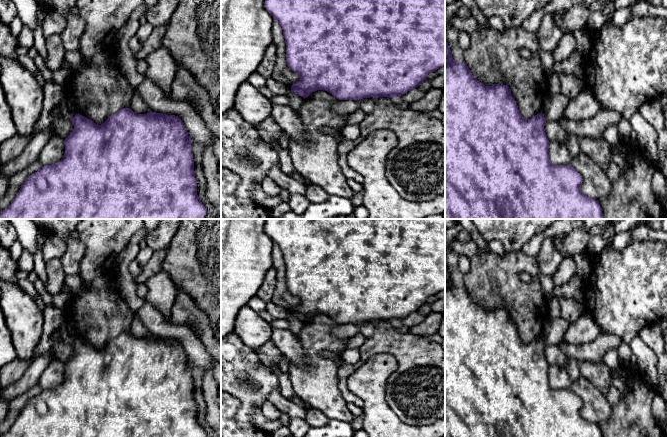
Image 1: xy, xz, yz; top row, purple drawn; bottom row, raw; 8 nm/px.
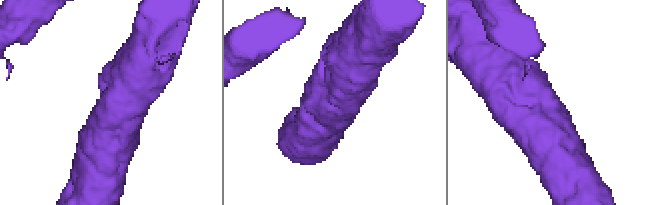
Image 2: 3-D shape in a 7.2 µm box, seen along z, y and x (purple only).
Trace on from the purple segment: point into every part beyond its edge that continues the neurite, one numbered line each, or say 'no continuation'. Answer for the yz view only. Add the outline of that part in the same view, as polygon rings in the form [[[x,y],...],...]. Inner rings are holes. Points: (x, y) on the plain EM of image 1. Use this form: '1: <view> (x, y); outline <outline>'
no continuation

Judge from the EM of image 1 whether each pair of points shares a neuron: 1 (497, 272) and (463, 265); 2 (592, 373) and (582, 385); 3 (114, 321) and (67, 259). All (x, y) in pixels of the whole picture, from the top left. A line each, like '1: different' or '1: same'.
1: different
2: different
3: different

